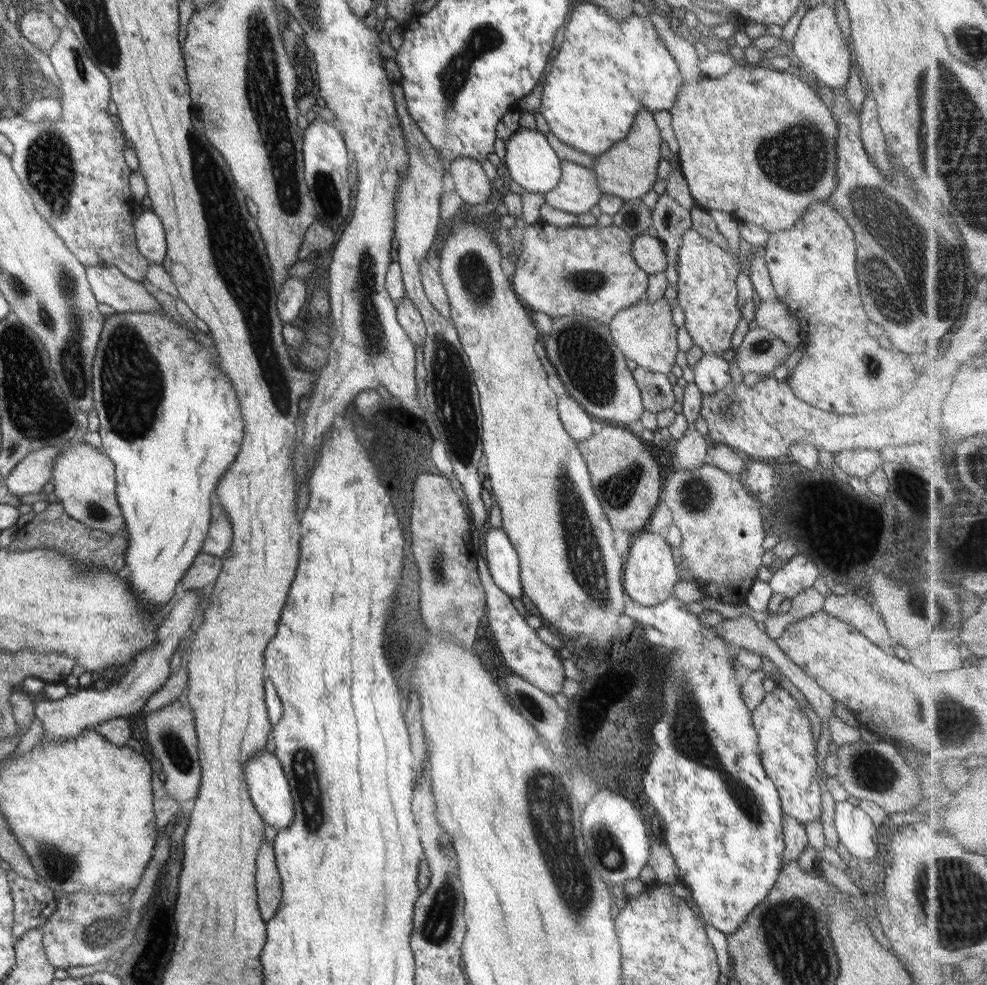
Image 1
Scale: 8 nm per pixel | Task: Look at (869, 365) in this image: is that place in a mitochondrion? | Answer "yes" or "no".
yes

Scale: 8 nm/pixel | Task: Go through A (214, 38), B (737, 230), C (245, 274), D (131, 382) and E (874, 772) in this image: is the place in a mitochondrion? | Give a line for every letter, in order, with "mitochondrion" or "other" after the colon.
A: other
B: other
C: mitochondrion
D: mitochondrion
E: mitochondrion

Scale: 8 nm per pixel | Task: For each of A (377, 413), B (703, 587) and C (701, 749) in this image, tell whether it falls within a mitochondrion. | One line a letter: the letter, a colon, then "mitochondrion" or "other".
A: other
B: other
C: mitochondrion

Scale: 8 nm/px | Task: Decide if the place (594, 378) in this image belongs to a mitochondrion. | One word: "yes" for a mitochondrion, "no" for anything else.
yes

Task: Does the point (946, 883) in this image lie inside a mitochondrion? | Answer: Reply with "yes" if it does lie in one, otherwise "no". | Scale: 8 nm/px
yes

